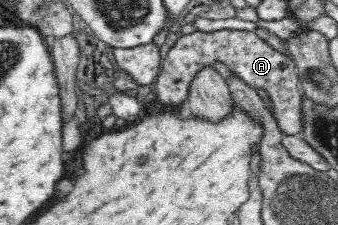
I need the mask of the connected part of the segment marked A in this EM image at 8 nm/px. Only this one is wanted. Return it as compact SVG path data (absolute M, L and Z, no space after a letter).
M218 30L217 32L194 32L182 35L168 50L155 78L156 96L166 108L177 108L188 98L188 86L196 72L204 64L220 60L236 76L252 88L264 88L270 94L276 122L284 135L297 135L304 130L303 94L299 85L299 74L293 58L276 50L270 42L260 38L256 32L244 30Z

